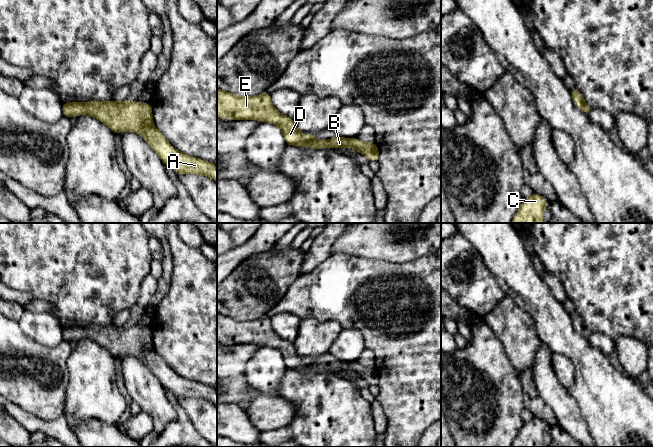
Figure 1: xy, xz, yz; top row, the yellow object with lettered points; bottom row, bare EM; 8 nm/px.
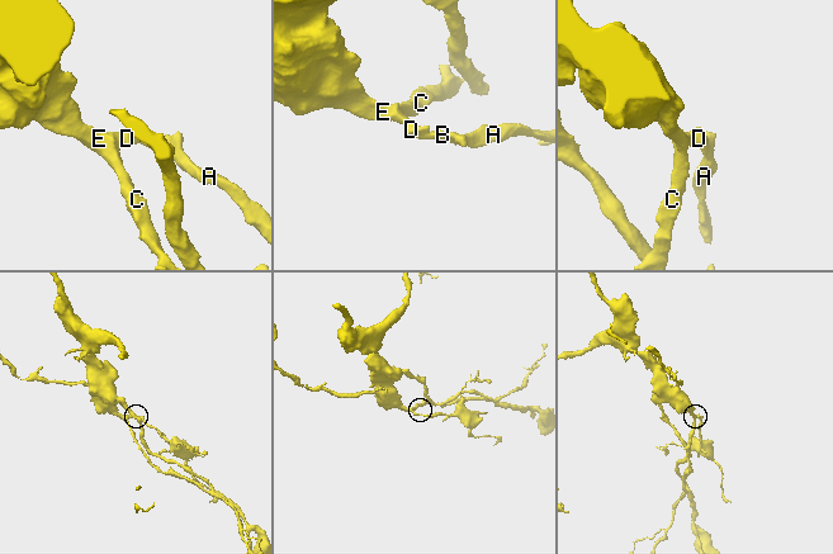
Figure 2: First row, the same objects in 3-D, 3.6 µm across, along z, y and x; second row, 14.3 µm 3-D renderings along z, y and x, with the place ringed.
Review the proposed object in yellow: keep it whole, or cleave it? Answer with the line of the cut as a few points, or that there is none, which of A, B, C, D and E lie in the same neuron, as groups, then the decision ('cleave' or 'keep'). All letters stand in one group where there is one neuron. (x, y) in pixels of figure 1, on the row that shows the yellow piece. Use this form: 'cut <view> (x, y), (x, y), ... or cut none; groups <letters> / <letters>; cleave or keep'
cut none; groups A B C D E; keep

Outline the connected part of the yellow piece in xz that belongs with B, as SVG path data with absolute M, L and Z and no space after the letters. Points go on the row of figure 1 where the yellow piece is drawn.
M217 88L217 117L220 119L231 118L233 120L253 119L266 121L279 126L285 137L287 145L309 146L320 148L356 148L365 155L369 161L378 161L379 152L375 142L366 143L358 138L342 138L336 135L330 140L317 140L316 135L304 135L296 128L294 119L280 114L271 103L271 96L264 92L258 96L240 97Z

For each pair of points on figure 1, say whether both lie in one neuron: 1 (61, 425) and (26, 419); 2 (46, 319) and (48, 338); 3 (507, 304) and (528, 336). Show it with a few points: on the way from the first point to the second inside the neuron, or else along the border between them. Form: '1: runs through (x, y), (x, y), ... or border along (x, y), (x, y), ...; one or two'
1: runs through (52, 425), (35, 424); one
2: runs through (46, 324), (48, 326), (48, 333); one
3: runs through (507, 312), (508, 316), (520, 328); one

